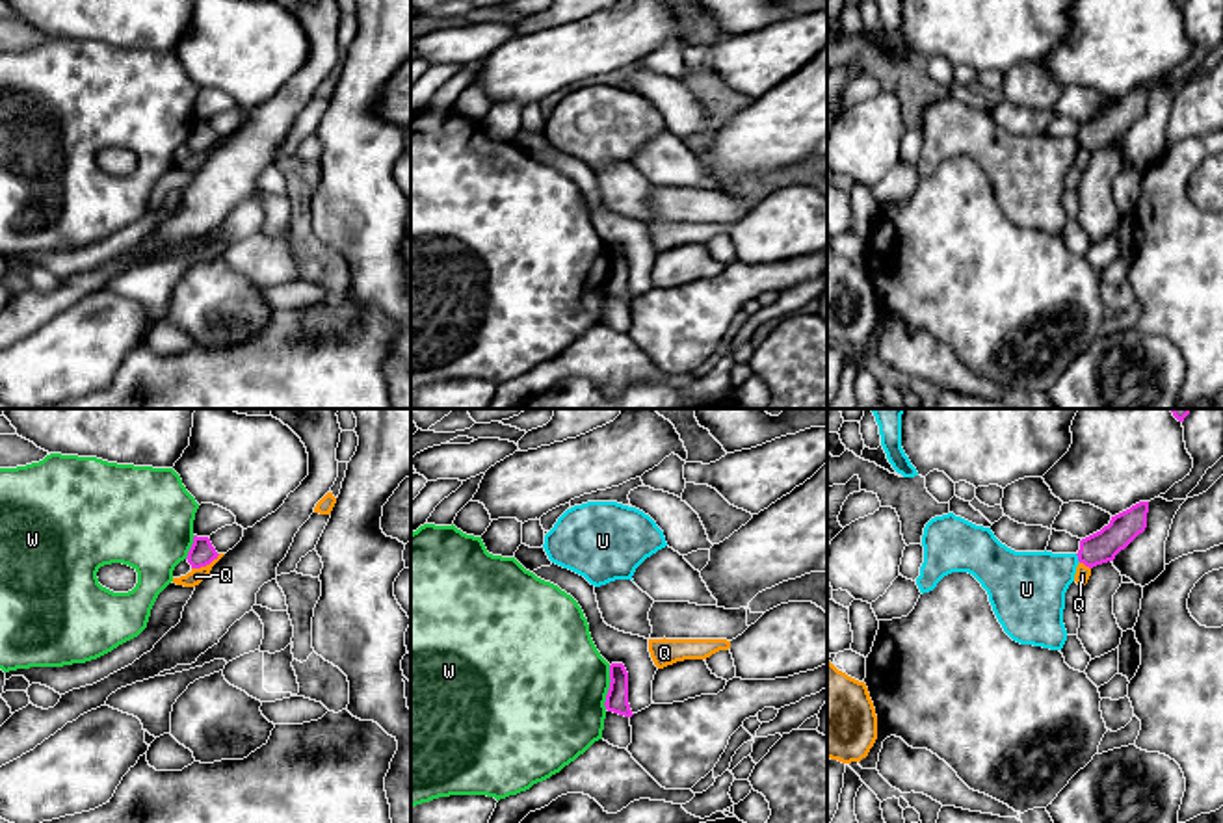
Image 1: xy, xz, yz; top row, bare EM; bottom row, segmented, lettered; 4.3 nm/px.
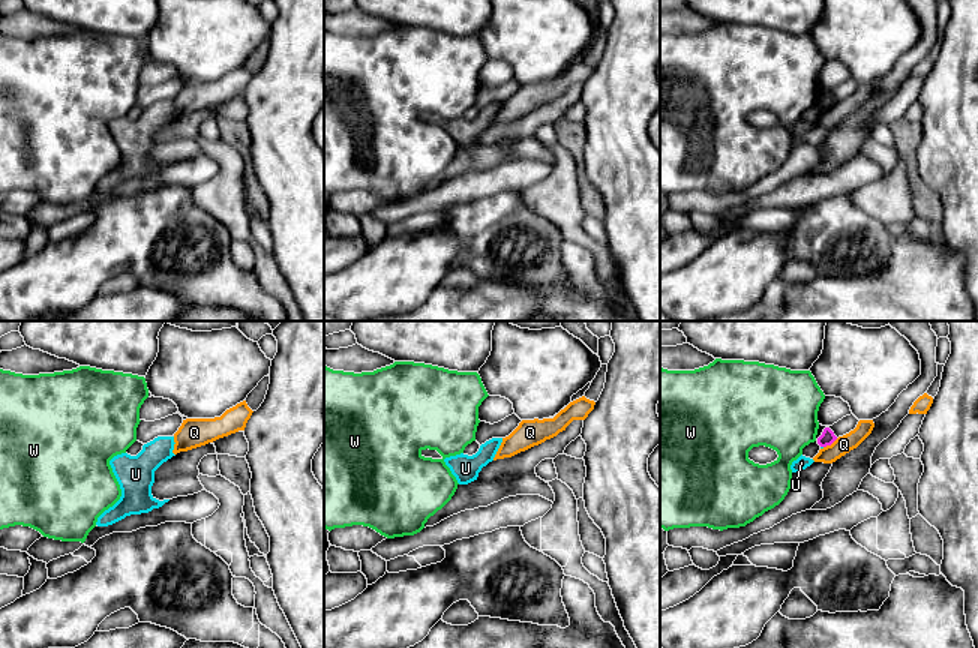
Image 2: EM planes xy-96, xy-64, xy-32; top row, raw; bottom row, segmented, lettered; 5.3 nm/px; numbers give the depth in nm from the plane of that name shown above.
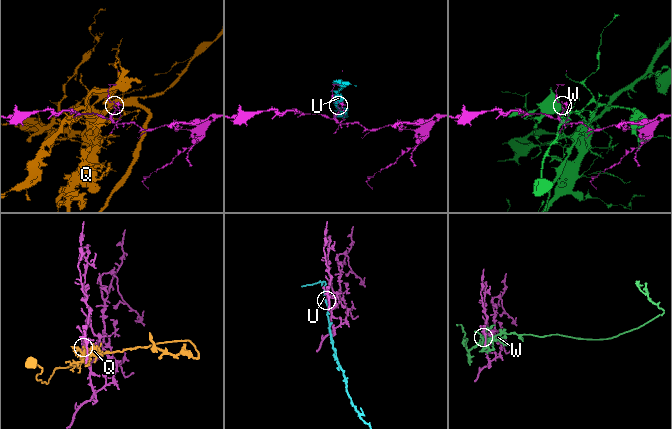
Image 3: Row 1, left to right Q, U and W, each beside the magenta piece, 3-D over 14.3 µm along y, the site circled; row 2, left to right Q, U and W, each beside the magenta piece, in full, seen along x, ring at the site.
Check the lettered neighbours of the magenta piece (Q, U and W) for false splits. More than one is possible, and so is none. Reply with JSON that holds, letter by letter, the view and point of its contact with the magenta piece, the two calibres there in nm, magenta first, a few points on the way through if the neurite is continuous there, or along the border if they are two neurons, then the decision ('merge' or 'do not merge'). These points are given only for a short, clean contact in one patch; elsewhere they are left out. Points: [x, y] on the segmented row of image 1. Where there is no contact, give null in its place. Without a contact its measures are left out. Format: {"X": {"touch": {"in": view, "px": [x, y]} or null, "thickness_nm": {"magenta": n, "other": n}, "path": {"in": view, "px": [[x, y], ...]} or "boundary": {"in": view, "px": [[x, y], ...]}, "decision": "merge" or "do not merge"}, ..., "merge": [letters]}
{"Q": {"touch": {"in": "xy", "px": [205, 565]}, "thickness_nm": {"magenta": 110, "other": 70}, "decision": "do not merge"}, "U": {"touch": {"in": "yz", "px": [1078, 558]}, "thickness_nm": {"magenta": 140, "other": 300}, "boundary": {"in": "yz", "px": [[1075, 554], [1080, 561]]}, "decision": "do not merge"}, "W": {"touch": {"in": "xz", "px": [610, 688]}, "thickness_nm": {"magenta": 100, "other": 480}, "boundary": {"in": "xz", "px": [[610, 666], [610, 688], [604, 708]]}, "decision": "do not merge"}, "merge": []}

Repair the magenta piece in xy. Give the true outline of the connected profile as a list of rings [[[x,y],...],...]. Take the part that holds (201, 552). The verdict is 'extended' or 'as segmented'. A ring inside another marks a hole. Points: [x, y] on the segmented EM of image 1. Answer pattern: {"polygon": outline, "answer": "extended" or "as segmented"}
{"polygon": [[[195,535],[186,559],[191,565],[191,568],[201,568],[217,559],[217,555],[219,554],[216,552],[208,537]]], "answer": "as segmented"}

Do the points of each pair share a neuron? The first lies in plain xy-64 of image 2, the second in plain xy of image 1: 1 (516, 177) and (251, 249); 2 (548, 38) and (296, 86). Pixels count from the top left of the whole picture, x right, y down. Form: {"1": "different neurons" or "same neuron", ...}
{"1": "different neurons", "2": "different neurons"}

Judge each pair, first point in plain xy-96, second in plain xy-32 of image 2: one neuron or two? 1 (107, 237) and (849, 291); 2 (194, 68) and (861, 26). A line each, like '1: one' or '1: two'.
1: two
2: one

